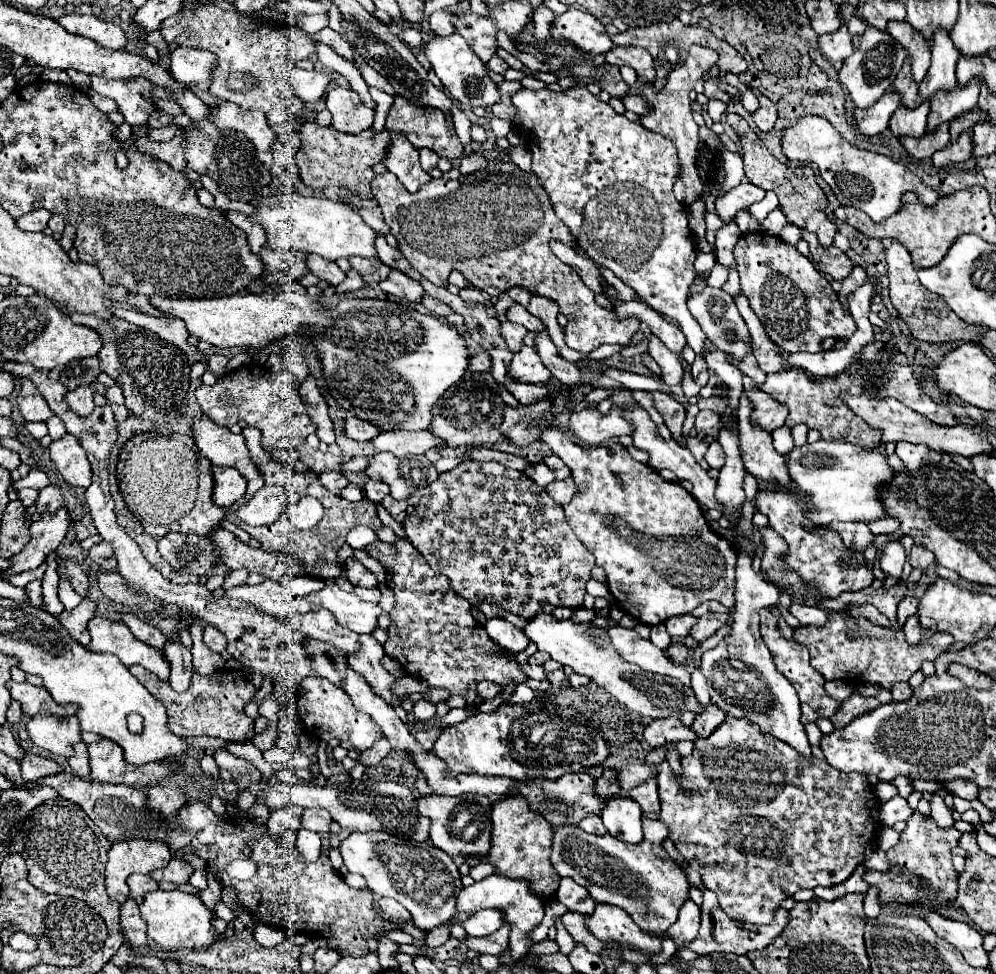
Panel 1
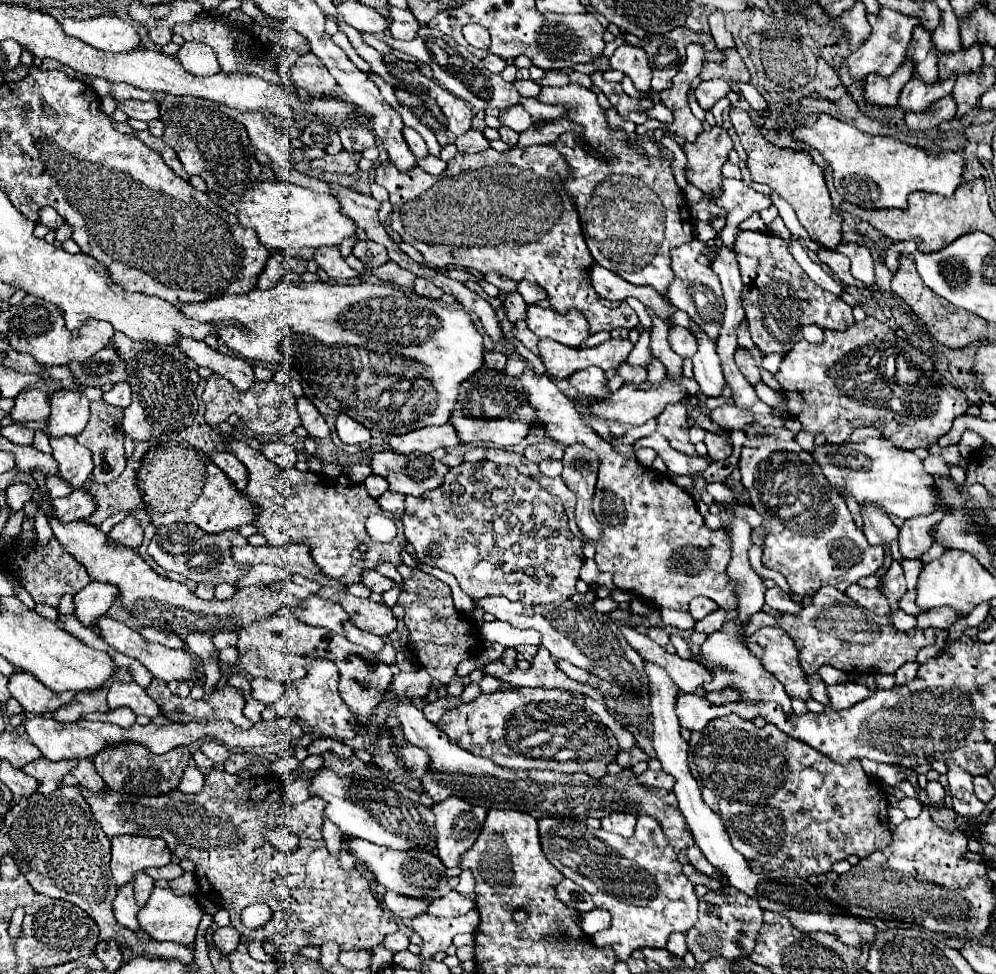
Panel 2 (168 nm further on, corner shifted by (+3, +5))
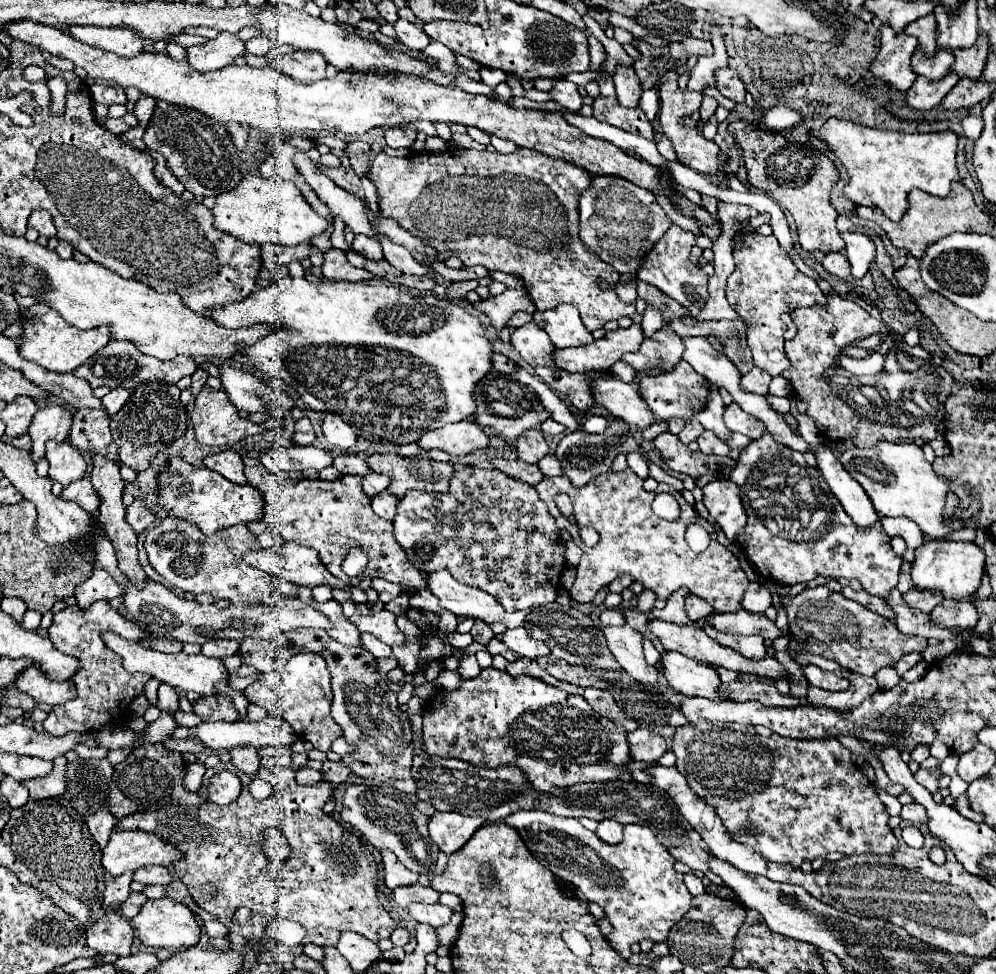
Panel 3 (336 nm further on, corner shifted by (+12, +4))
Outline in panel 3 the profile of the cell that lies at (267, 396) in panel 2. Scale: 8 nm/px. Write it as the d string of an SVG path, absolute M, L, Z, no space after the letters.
M208 385L202 387L202 391L198 393L196 401L194 401L194 411L192 411L192 425L196 431L196 439L204 445L212 445L212 447L232 447L234 443L242 441L244 437L250 435L258 435L264 431L262 425L252 423L250 419L242 419L238 409L230 403L228 395L224 389L216 391Z

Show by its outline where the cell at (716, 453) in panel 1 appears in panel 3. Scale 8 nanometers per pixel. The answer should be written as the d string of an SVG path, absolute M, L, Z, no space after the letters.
M704 431L696 443L700 445L700 451L702 453L714 453L714 455L728 455L730 449L726 443L722 443L722 439L718 439L712 431Z

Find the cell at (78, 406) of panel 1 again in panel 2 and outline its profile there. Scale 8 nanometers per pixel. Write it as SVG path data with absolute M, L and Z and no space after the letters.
M59 390L49 398L51 414L47 418L45 434L49 438L59 438L63 434L77 436L87 426L89 418L89 400L83 392Z

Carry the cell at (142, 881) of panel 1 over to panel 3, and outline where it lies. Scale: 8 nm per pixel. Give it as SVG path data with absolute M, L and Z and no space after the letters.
M130 893L130 897L128 897L128 899L122 903L122 907L120 907L120 913L122 913L126 919L132 919L132 917L138 915L140 907L144 905L144 901L146 901L146 895L144 895L144 893Z

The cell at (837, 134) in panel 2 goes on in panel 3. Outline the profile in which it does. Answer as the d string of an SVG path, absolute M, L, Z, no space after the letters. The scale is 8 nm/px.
M828 119L822 129L812 133L816 139L824 141L838 161L848 171L848 185L844 187L844 197L856 205L878 207L892 221L898 221L906 211L906 195L912 189L922 189L930 195L946 197L950 185L960 181L956 169L956 143L958 137L952 131L908 135L896 131L882 131L862 127L852 121Z

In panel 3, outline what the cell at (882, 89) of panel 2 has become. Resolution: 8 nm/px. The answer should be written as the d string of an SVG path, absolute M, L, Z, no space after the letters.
M886 25L880 27L880 33L882 43L876 59L870 65L870 73L874 77L880 77L892 89L906 93L916 81L916 75L910 71L910 57L918 41L904 33L898 35Z

